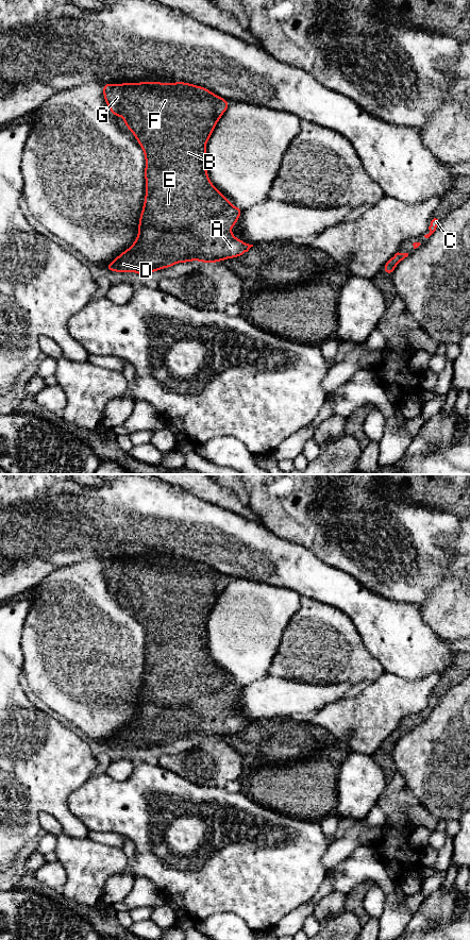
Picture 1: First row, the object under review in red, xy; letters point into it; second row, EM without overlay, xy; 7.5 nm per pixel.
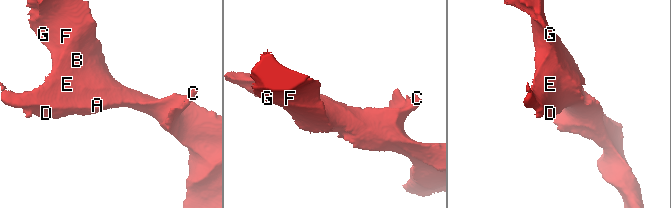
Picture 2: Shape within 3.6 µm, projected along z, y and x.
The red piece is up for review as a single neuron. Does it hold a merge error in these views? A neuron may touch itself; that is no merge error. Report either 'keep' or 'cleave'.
keep

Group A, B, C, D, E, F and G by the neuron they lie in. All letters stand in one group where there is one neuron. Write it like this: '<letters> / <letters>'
A B C D E F G

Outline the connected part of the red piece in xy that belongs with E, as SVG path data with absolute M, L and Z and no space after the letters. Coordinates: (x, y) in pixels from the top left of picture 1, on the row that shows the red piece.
M178 81L105 83L102 85L103 98L112 114L124 117L123 124L133 133L144 150L146 166L146 195L138 221L138 236L133 245L120 253L105 269L112 272L136 272L141 276L178 263L199 261L219 263L228 258L240 257L253 245L235 237L230 229L235 226L242 208L231 204L211 182L206 170L205 146L230 101L215 95L205 87Z

